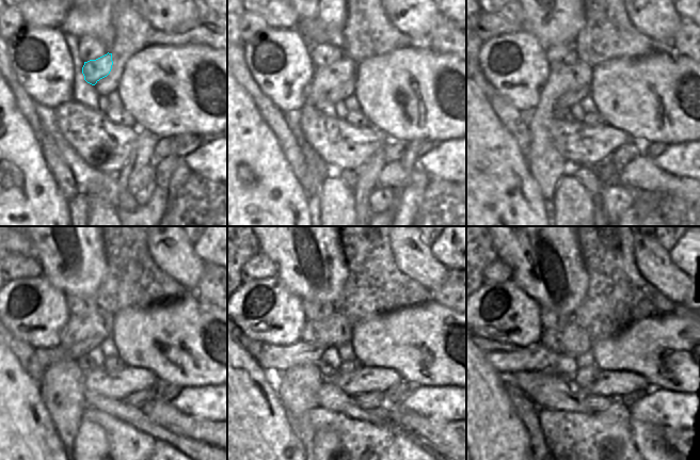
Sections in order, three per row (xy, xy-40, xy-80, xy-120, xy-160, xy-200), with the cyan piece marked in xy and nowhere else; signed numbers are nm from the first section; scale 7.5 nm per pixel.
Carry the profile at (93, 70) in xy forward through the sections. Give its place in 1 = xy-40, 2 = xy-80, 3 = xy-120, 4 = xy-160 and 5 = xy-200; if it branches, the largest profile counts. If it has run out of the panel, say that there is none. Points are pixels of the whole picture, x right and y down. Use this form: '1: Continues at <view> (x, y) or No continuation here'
1: Continues at xy-40 (325, 79)
2: Continues at xy-80 (559, 82)
3: Continues at xy-120 (100, 322)
4: Continues at xy-160 (336, 330)
5: Continues at xy-200 (572, 340).

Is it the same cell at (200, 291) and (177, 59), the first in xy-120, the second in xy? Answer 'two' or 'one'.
two

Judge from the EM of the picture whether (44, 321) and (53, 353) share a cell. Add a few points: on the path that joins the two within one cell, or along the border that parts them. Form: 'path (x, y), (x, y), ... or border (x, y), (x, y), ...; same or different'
border (59, 344), (54, 347), (35, 348); different

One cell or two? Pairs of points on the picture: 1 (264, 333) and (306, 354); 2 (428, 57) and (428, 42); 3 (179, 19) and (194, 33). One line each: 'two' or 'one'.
1: two
2: two
3: two

